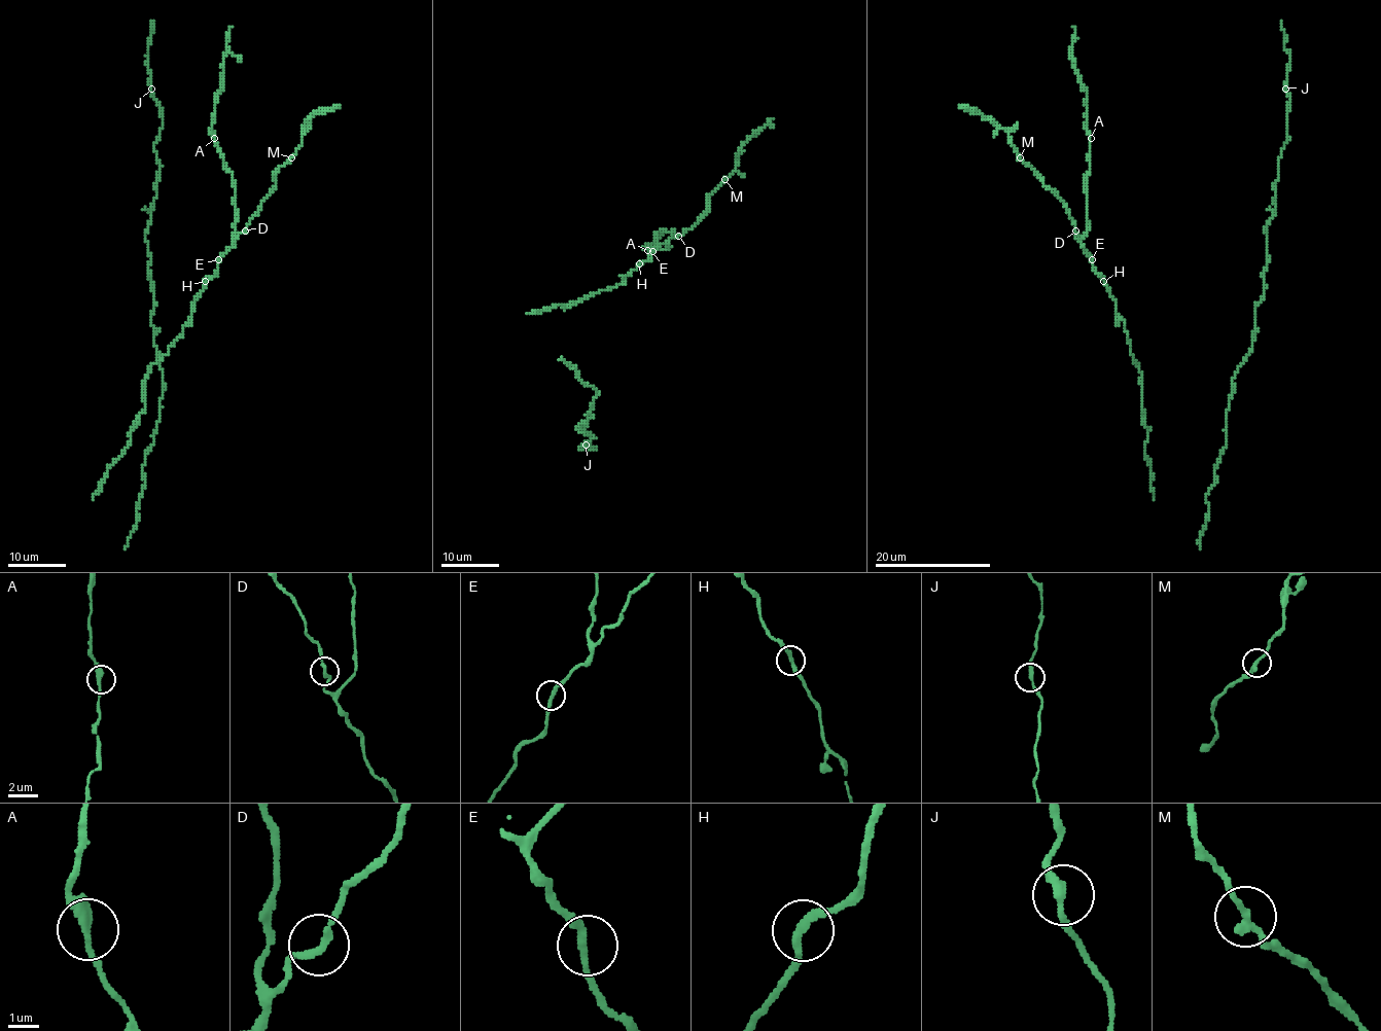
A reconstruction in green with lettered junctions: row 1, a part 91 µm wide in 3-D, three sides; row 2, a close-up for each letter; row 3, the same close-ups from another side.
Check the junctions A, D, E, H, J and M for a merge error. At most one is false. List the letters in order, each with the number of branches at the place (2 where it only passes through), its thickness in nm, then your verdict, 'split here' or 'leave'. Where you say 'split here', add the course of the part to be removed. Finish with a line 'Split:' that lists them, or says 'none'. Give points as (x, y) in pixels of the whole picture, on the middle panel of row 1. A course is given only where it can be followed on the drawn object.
A: 2 | 240 nm | leave
D: 2 | 240 nm | leave
E: 2 | 240 nm | leave
H: 2 | 240 nm | leave
J: 2 | 240 nm | leave
M: 2 | 240 nm | leave
Split: none

